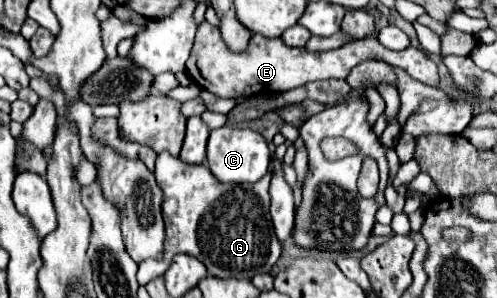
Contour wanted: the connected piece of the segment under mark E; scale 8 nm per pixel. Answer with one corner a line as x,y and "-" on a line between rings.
202,23
196,31
196,41
190,53
190,59
186,63
186,69
194,83
204,87
206,91
220,95
220,97
252,97
260,93
284,93
288,89
306,85
310,81
322,81
322,79
346,79
352,67
356,67
362,61
384,61
392,67
404,69
412,79
438,87
438,67
436,63
416,47
408,47
404,51
392,51
386,49
376,37
366,37
360,41
352,41
340,49
324,51
324,53
308,53
304,47
288,47
282,43
280,37
264,39
262,35
252,35
248,51
236,55
232,51
226,51
224,41
220,39
218,27
212,27
210,23

